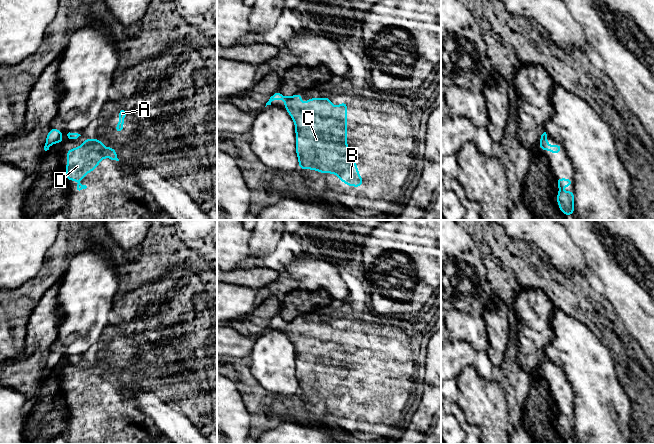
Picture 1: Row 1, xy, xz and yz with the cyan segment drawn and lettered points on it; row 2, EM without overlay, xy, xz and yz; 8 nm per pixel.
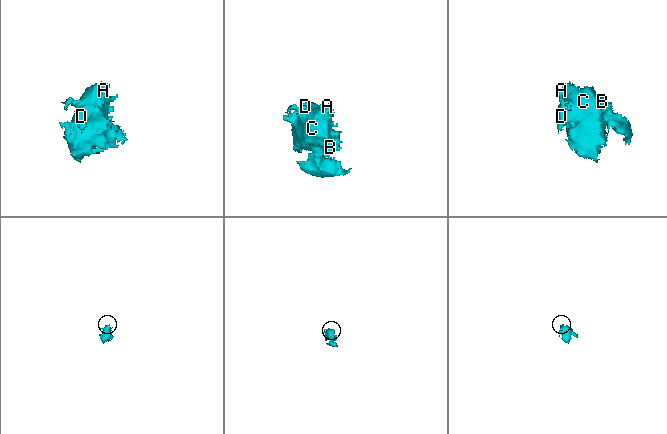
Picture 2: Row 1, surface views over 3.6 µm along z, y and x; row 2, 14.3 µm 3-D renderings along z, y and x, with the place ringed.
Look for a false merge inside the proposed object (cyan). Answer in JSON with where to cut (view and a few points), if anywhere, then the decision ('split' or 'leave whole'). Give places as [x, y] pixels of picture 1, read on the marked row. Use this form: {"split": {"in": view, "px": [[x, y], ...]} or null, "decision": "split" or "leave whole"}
{"split": null, "decision": "leave whole"}

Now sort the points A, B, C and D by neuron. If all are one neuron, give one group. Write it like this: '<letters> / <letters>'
A B C D

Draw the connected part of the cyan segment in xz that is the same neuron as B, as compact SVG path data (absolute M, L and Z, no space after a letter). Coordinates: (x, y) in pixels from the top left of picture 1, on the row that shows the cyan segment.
M279 91L272 94L267 105L276 99L286 102L284 108L289 112L295 122L296 152L300 169L315 169L320 173L335 173L339 180L347 186L362 187L362 181L350 152L347 149L347 102L343 101L336 109L328 98L311 98L308 103L298 104L304 95L297 93L292 97L285 97Z

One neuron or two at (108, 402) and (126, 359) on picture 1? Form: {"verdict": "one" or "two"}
{"verdict": "one"}

